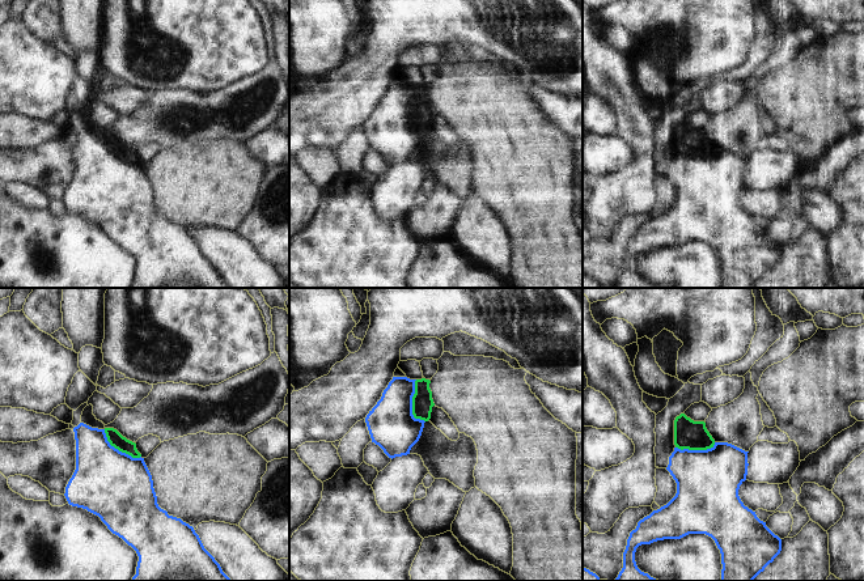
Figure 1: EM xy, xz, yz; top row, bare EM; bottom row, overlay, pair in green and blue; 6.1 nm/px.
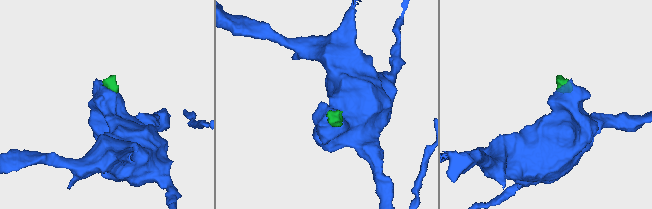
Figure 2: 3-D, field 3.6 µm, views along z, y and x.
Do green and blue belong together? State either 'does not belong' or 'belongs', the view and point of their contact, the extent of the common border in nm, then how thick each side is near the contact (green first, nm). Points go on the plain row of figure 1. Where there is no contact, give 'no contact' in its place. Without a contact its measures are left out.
belongs; meets green in xz at (413, 110); contact 280 nm long; 130 nm thick on the green side, 300 nm on the other

